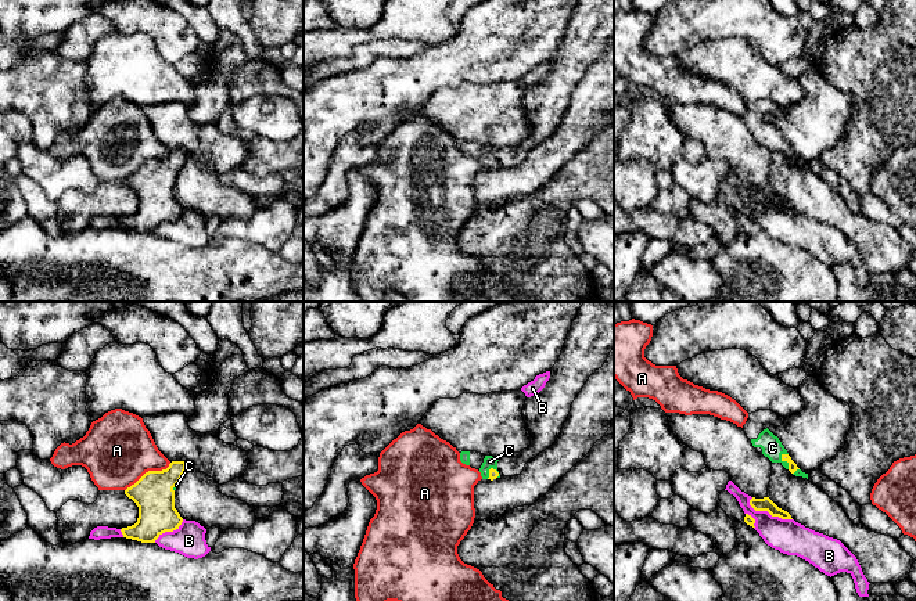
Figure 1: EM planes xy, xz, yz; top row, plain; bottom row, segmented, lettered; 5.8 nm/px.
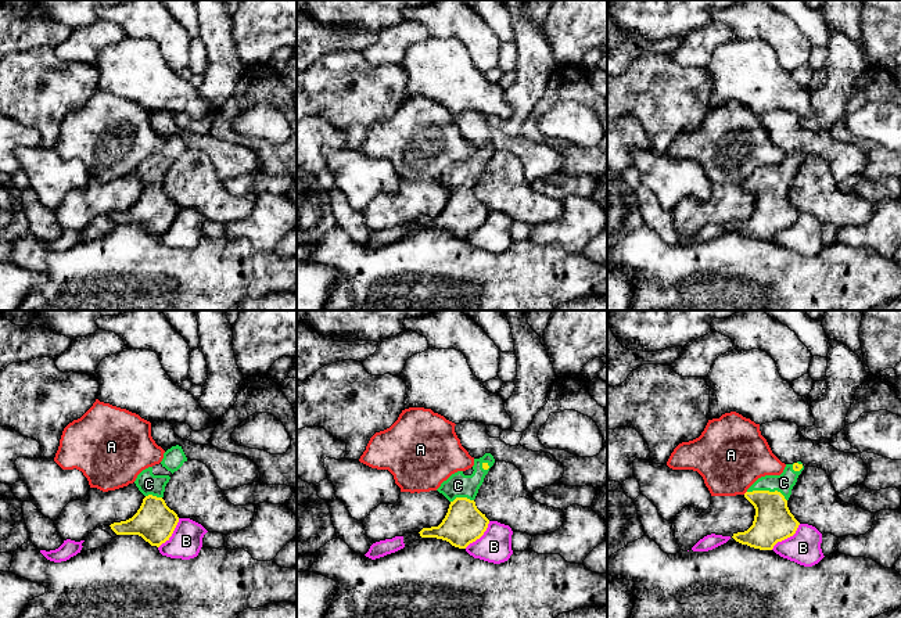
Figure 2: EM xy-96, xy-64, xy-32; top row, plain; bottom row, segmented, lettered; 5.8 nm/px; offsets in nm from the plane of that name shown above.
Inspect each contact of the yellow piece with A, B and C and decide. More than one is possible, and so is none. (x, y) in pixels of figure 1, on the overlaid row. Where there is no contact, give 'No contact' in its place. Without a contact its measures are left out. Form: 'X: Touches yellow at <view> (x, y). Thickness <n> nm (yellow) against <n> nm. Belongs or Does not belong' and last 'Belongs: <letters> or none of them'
A: Touches yellow at xy (148, 471). Thickness 240 nm (yellow) against 420 nm. Does not belong
B: Touches yellow at yz (769, 513). Thickness 80 nm (yellow) against 200 nm. Does not belong
C: Touches yellow at yz (785, 460). Thickness 50 nm (yellow) against 120 nm. Belongs
Belongs: C

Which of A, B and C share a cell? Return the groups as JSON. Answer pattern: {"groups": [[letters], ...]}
{"groups": [["A"], ["B"], ["C"]]}

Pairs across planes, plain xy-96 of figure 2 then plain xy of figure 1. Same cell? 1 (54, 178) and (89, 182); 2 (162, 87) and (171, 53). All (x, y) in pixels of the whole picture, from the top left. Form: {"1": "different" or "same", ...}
{"1": "same", "2": "different"}

